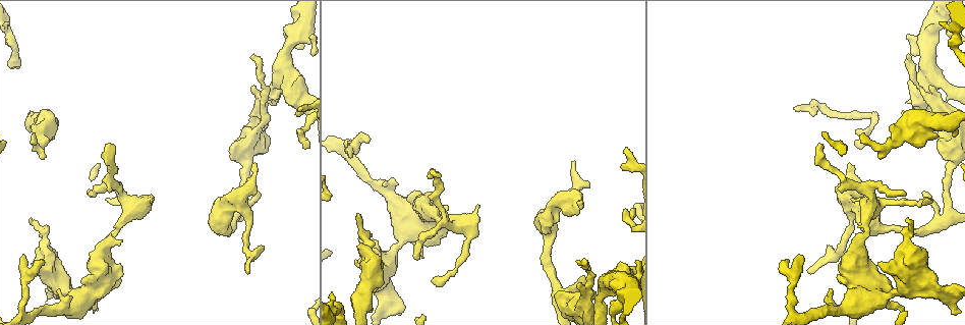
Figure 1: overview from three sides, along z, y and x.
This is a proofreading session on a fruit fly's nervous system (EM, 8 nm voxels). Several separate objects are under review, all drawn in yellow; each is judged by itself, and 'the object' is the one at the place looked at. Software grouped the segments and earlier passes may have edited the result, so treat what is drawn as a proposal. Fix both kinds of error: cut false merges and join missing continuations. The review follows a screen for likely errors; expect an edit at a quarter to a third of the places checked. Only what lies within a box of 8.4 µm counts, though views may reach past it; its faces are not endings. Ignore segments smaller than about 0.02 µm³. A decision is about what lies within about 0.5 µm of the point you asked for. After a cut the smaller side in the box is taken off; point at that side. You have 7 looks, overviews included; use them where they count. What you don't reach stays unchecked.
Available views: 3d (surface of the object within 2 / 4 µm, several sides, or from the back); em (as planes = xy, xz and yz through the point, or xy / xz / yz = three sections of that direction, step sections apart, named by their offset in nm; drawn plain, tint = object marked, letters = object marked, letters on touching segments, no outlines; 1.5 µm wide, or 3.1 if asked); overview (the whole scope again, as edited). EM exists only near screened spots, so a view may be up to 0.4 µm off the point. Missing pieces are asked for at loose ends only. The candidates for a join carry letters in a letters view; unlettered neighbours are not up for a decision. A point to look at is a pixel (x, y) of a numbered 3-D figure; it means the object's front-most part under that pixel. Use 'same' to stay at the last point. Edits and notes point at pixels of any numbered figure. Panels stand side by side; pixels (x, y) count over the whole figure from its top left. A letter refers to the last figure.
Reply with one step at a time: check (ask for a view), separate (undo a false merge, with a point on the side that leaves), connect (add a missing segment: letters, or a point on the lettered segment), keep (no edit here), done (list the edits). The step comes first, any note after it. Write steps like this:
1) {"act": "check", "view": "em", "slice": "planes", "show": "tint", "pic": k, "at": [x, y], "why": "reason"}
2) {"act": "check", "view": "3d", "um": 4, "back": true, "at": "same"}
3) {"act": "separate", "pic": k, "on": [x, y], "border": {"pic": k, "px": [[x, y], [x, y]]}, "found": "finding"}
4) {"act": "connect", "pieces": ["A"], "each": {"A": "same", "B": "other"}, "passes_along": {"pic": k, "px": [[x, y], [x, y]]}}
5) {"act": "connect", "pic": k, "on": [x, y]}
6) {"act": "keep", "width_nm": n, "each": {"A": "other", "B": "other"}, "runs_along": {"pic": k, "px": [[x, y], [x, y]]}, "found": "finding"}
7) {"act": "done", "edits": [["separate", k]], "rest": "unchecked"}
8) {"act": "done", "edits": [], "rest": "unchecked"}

{"act": "check", "view": "em", "slice": "planes", "show": "letters", "pic": 1, "at": [583, 278], "why": "an open end"}

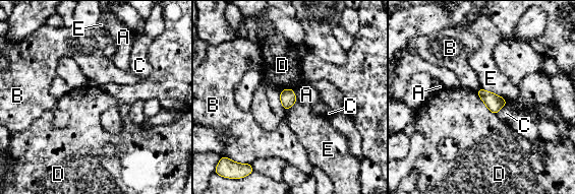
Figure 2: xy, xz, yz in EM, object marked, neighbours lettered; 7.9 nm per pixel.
{"act": "keep", "each": {"A": "other", "B": "other", "C": "other", "D": "other", "E": "other"}, "border": {"pic": 2, "px": [[476, 91], [485, 107], [496, 115]]}, "found": "no lettered segment goes on from it"}

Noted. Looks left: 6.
{"act": "check", "view": "em", "slice": "planes", "show": "tint", "pic": 1, "at": [475, 207], "why": "an open end"}

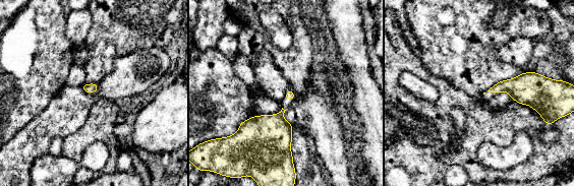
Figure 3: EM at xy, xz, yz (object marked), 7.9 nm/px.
{"act": "check", "view": "em", "slice": "planes", "show": "letters", "at": "same", "why": "see the neighbours"}

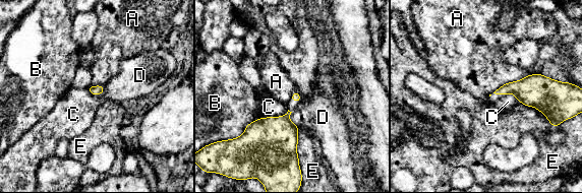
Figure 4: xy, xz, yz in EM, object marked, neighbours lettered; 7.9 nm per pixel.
{"act": "keep", "each": {"A": "other", "B": "other", "C": "other", "D": "other", "E": "other"}, "border": {"pic": 4, "px": [[529, 74], [506, 82], [492, 92]]}, "found": "no lettered segment goes on from it"}

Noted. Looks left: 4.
{"act": "check", "view": "3d", "um": 4, "pic": 1, "at": [90, 193]}

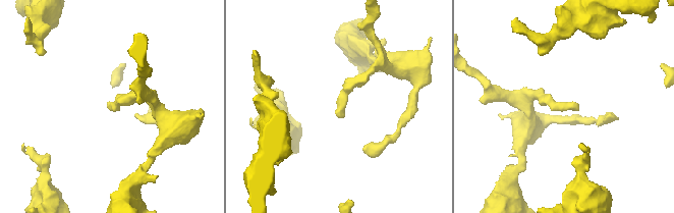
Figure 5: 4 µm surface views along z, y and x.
{"act": "check", "view": "em", "slice": "planes", "show": "letters", "pic": 5, "at": [342, 115]}

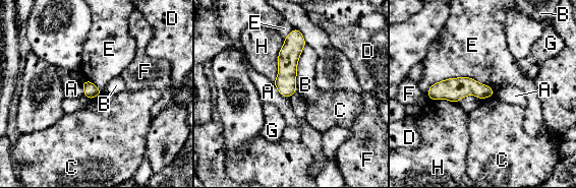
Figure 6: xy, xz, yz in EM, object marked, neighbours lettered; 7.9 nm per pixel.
{"act": "keep", "each": {"A": "other", "B": "other", "C": "other", "D": "other", "E": "other", "F": "other", "G": "other", "H": "other"}, "border": {"pic": 6, "px": [[427, 88], [471, 77], [494, 92]]}, "found": "none of them fits"}

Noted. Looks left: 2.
{"act": "done", "edits": [], "rest": "unchecked"}

